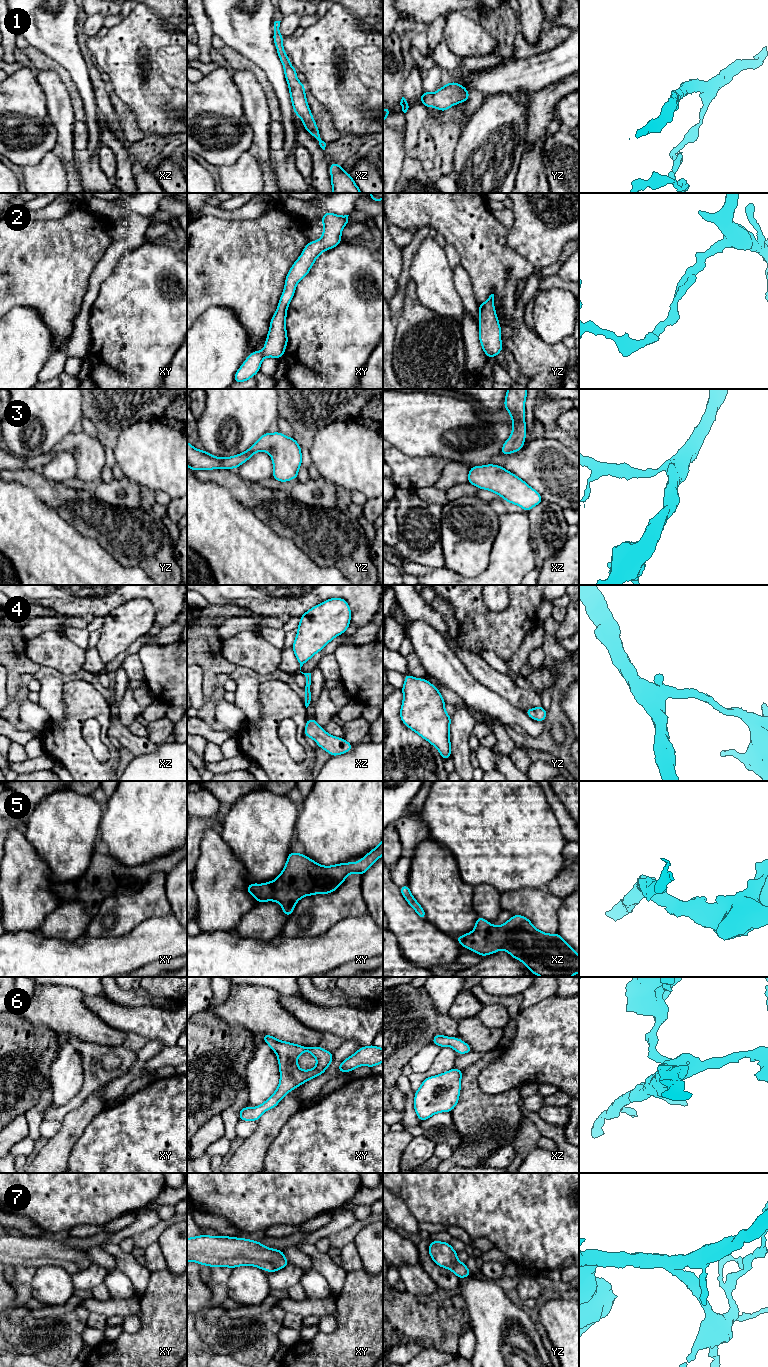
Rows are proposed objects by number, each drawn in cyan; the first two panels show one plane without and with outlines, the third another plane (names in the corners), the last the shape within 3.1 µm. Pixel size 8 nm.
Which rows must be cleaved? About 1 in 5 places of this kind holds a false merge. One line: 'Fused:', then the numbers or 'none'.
Fused: none

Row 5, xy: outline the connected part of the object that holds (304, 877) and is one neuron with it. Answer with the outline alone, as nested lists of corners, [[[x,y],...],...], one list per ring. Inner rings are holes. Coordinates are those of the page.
[[[383,839],[358,862],[322,866],[304,854],[288,854],[285,867],[274,881],[249,884],[246,888],[258,903],[275,901],[290,916],[295,904],[304,896],[329,894],[335,891],[349,874],[363,875],[383,855]]]

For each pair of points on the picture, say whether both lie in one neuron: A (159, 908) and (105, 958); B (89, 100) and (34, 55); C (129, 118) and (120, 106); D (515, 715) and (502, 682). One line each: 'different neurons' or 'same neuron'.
A: different neurons
B: different neurons
C: same neuron
D: different neurons

